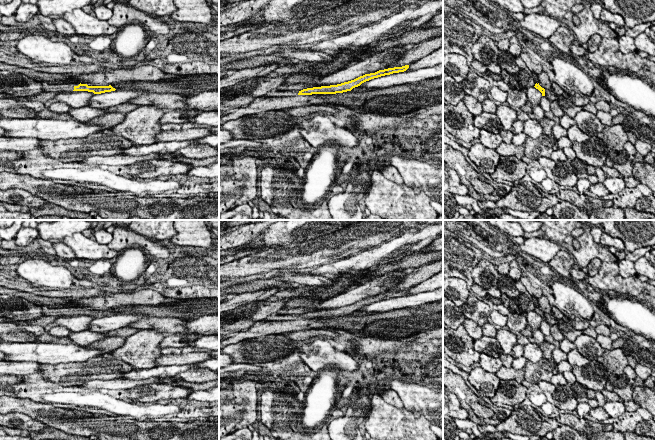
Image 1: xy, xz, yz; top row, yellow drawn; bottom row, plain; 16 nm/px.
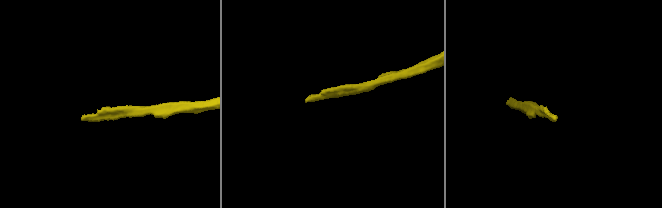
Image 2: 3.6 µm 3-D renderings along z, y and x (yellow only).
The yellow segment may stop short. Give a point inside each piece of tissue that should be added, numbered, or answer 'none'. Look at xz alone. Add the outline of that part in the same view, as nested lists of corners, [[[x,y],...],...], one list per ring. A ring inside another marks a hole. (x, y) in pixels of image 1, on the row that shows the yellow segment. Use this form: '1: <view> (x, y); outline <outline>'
1: xz (272, 94); outline [[[271,91],[266,94],[269,98],[297,96],[299,91]]]

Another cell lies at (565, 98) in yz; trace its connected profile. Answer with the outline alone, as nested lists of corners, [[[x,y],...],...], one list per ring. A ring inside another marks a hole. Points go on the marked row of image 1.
[[[563,92],[562,95],[558,96],[558,104],[560,105],[561,109],[567,113],[567,104],[568,103],[574,103],[574,96],[572,96],[569,92]]]

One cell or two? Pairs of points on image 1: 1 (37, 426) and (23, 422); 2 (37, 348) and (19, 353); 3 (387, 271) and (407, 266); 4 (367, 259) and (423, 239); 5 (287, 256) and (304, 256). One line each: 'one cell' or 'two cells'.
1: one cell
2: one cell
3: one cell
4: one cell
5: one cell

